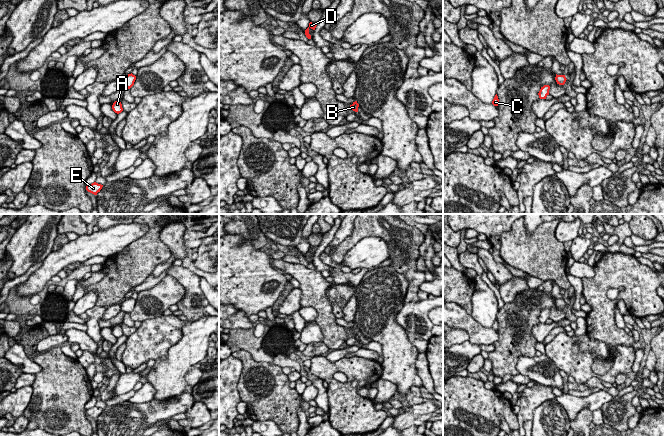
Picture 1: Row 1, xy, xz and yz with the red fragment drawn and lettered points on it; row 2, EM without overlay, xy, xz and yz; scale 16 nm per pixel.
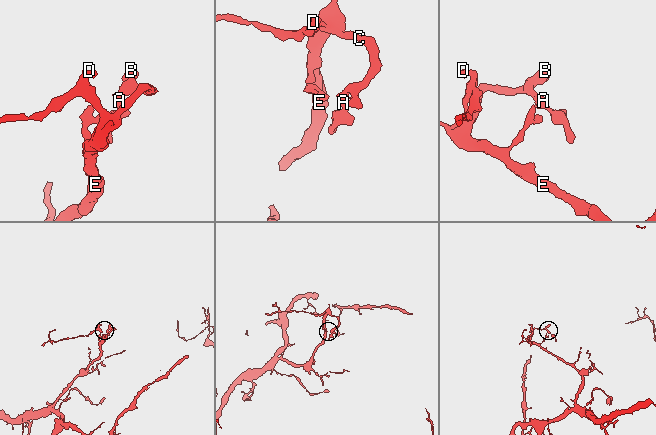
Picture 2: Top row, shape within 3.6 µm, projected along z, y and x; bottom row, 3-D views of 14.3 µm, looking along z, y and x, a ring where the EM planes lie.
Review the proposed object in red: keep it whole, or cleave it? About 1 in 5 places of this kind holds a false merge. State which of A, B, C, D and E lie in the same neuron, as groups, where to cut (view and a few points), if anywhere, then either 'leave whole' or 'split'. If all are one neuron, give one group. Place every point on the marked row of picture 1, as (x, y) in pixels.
A B C D E; no cut; leave whole

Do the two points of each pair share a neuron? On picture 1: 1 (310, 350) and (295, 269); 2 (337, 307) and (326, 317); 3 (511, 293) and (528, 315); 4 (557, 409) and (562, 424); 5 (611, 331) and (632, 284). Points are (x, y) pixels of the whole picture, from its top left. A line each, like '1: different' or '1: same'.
1: different
2: different
3: different
4: same
5: same

